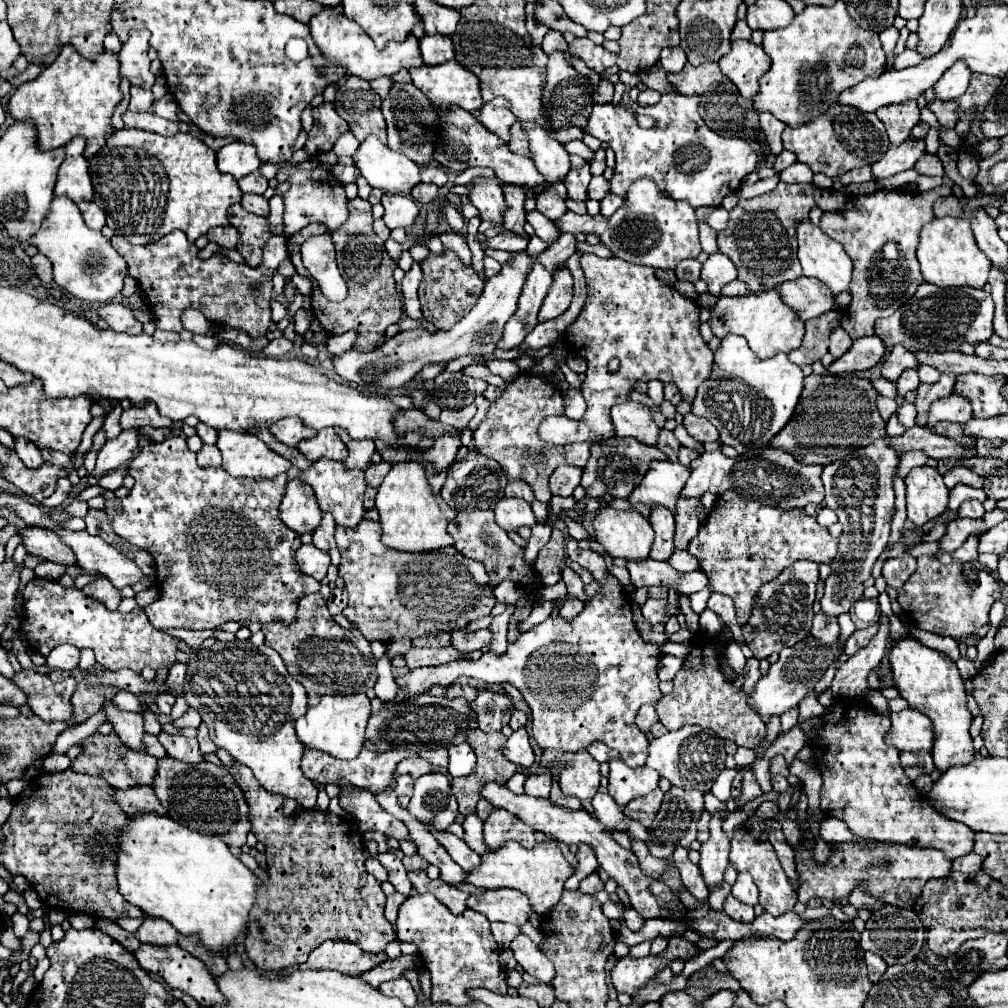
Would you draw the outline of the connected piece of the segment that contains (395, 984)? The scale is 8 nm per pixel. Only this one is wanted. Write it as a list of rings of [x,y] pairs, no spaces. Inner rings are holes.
[[[399,977],[399,979],[391,979],[391,981],[381,983],[379,985],[379,991],[383,991],[385,995],[391,995],[391,997],[401,999],[401,1003],[407,1005],[407,1007],[415,1007],[417,1005],[417,995],[415,995],[411,983],[405,977]]]

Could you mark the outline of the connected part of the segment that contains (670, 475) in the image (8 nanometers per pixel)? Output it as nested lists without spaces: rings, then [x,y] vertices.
[[[653,461],[649,465],[647,475],[629,495],[631,505],[647,505],[647,507],[667,507],[675,513],[677,499],[681,495],[683,485],[687,483],[691,469],[681,465],[679,461]]]

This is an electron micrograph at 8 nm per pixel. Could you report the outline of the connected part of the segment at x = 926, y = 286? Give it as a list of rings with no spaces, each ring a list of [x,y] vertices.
[[[923,283],[907,305],[899,307],[899,311],[891,317],[875,323],[875,333],[887,347],[903,345],[913,353],[919,349],[957,351],[963,343],[981,343],[993,335],[993,311],[995,303],[991,293],[983,289],[939,289],[931,283]]]

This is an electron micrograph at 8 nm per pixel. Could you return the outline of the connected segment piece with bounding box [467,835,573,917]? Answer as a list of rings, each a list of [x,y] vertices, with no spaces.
[[[549,835],[545,837],[543,843],[537,843],[533,849],[525,849],[515,841],[507,841],[495,853],[487,851],[481,857],[481,867],[469,873],[467,883],[473,883],[475,887],[483,887],[483,889],[509,887],[509,889],[523,891],[525,895],[529,895],[535,907],[535,913],[543,917],[559,903],[559,897],[563,893],[563,883],[567,881],[567,877],[571,877],[571,873],[573,873],[573,867],[565,859],[555,837]]]

